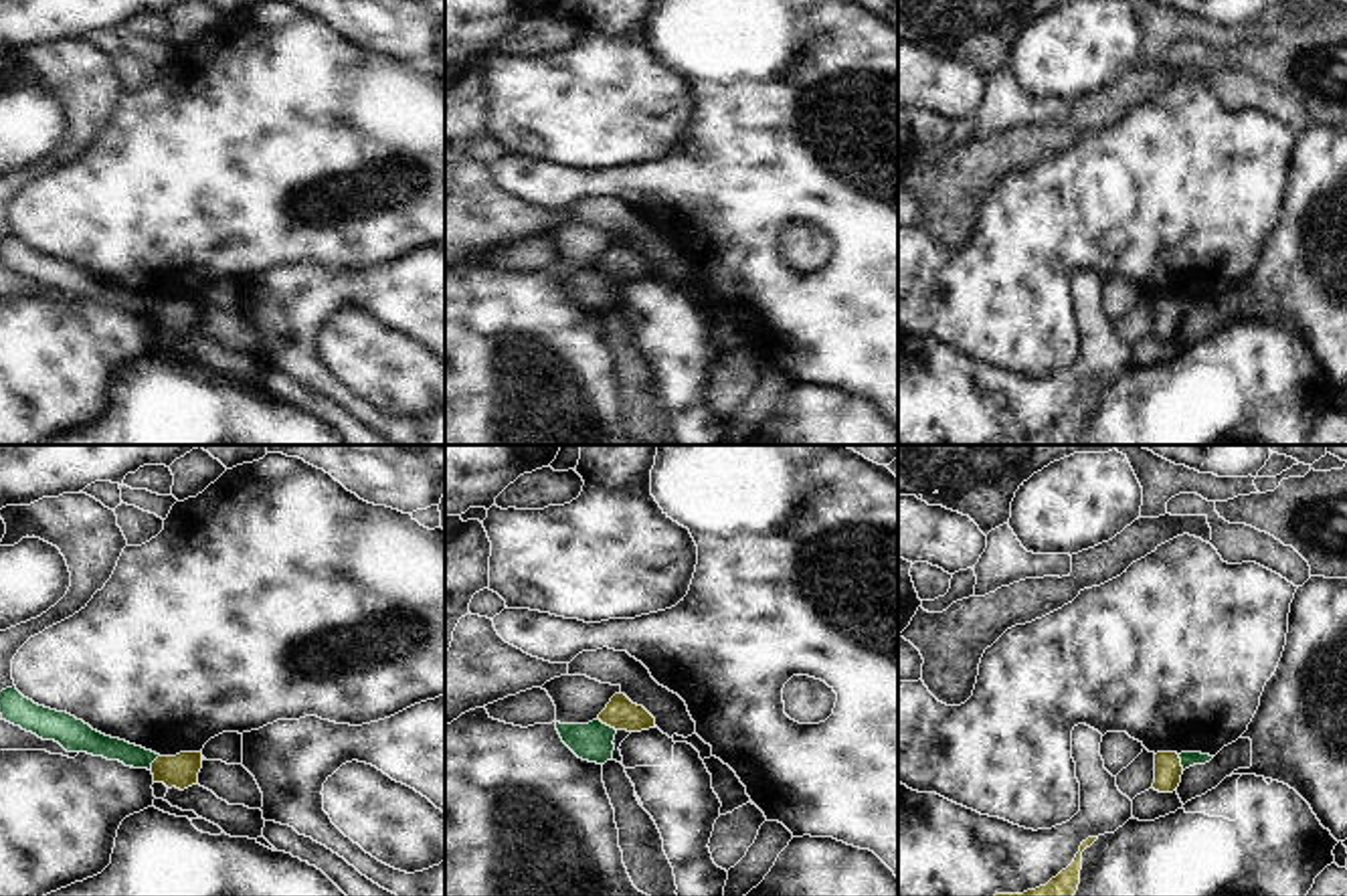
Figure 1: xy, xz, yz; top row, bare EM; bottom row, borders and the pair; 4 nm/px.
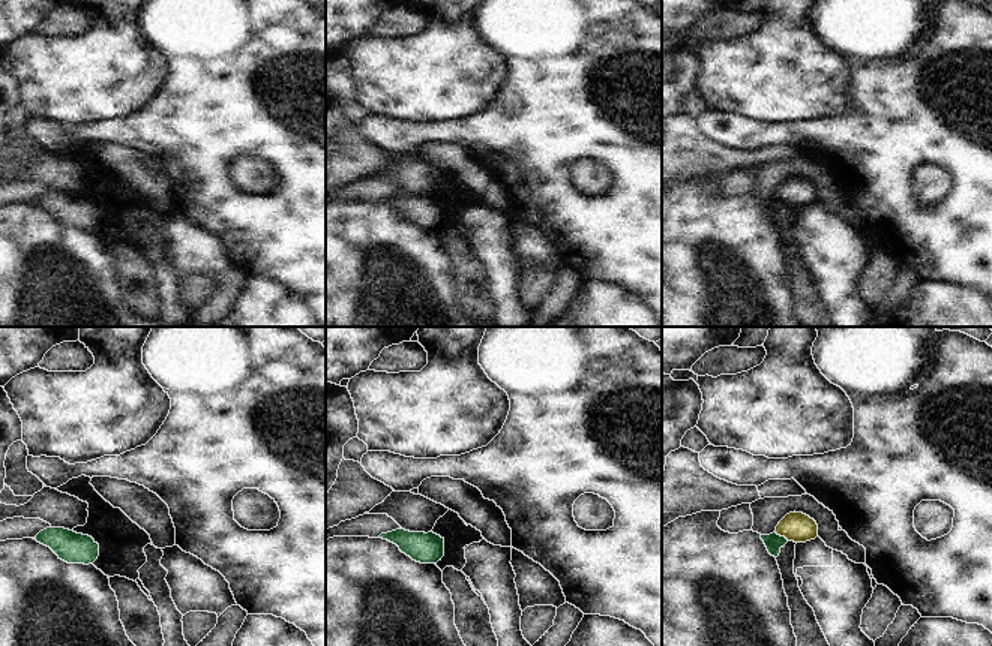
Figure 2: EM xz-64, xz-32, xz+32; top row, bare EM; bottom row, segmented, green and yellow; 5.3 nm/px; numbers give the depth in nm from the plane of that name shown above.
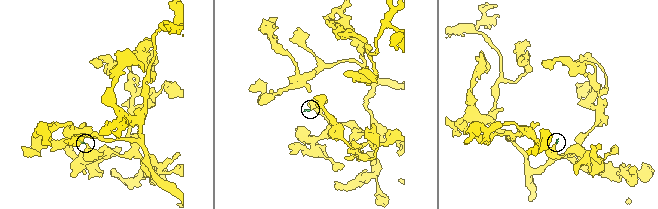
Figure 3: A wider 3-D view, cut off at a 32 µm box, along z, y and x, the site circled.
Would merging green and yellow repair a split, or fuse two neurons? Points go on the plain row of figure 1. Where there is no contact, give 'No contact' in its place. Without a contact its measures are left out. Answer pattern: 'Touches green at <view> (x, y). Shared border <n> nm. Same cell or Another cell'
Touches green at xz (605, 272). Shared border 90 nm. Another cell.

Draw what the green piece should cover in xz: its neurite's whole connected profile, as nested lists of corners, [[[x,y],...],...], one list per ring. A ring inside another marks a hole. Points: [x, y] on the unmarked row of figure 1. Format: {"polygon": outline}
{"polygon": [[[593,267],[589,271],[560,271],[556,277],[562,289],[582,307],[605,311],[613,305],[617,277]]]}

